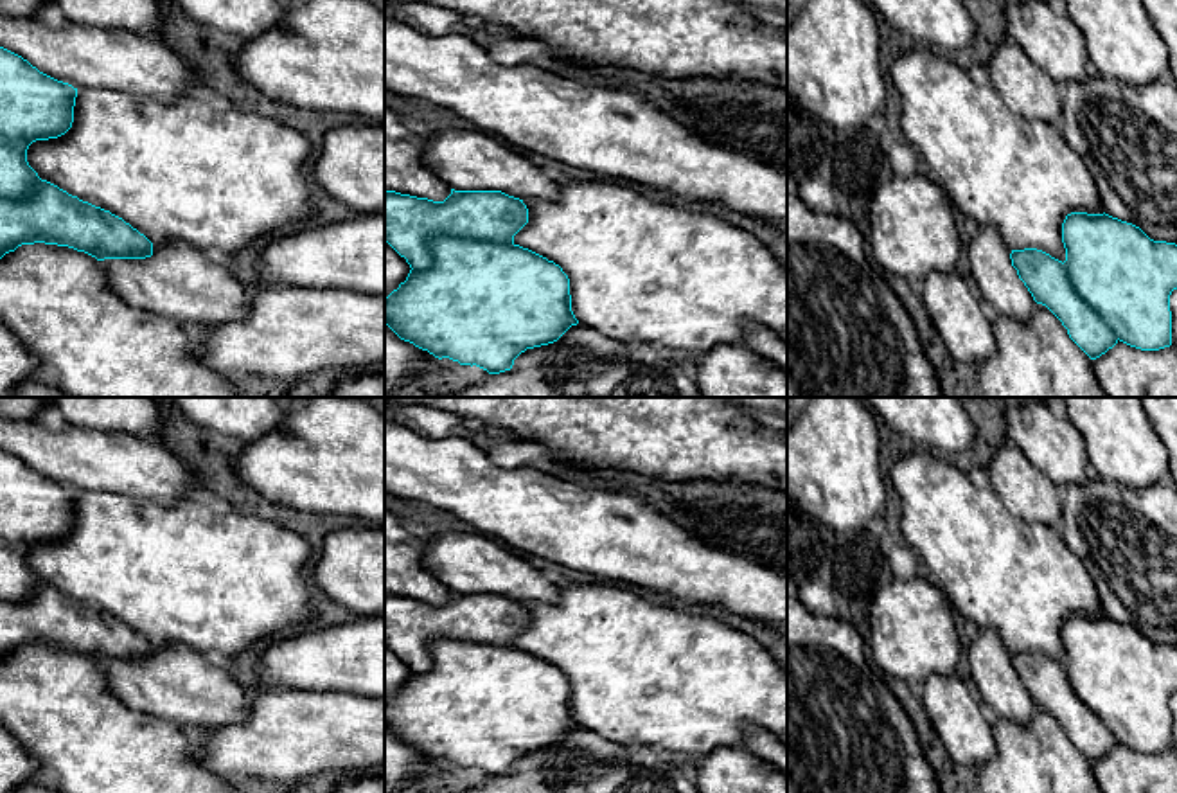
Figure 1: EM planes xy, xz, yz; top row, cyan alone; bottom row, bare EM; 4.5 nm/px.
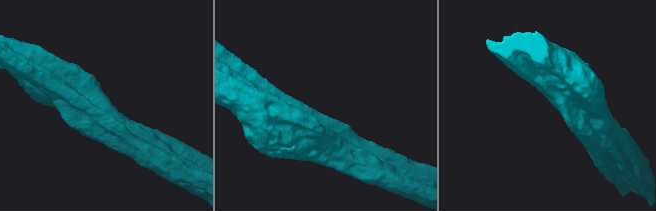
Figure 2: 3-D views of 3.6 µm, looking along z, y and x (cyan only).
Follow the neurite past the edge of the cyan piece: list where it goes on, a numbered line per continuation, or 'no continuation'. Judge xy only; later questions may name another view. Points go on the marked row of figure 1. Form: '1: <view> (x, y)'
no continuation

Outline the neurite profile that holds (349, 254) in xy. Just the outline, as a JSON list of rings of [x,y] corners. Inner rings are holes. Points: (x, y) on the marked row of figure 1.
[[[358,212],[345,221],[270,237],[261,250],[259,281],[264,286],[343,288],[385,295],[385,212]]]

